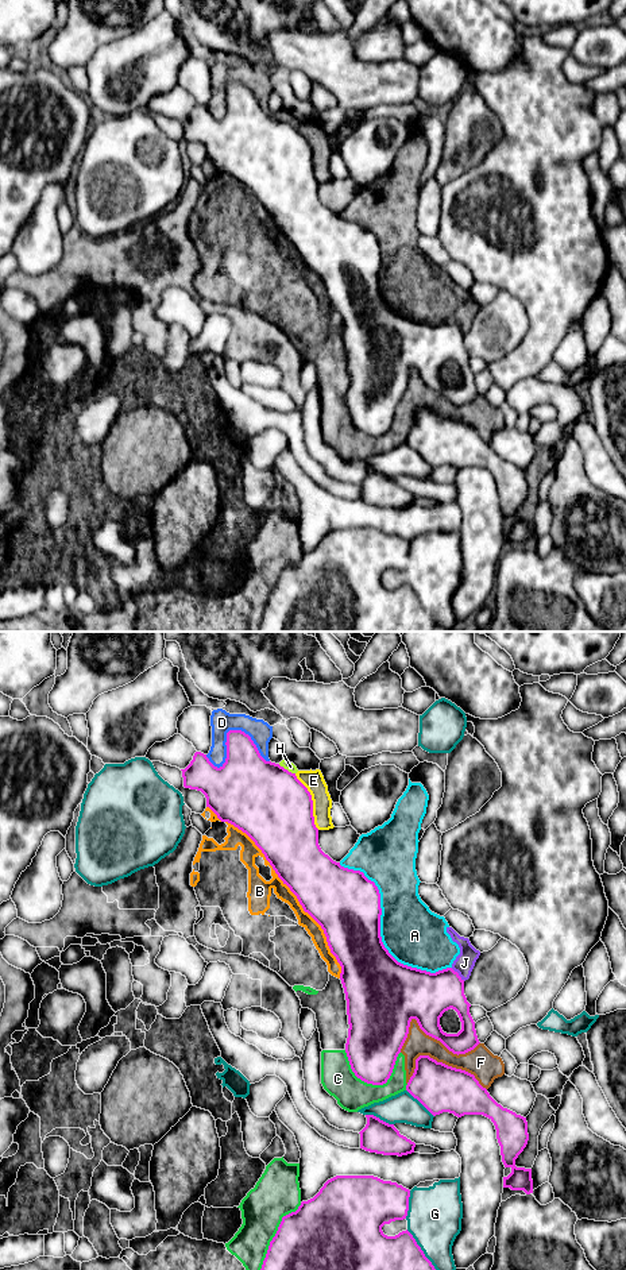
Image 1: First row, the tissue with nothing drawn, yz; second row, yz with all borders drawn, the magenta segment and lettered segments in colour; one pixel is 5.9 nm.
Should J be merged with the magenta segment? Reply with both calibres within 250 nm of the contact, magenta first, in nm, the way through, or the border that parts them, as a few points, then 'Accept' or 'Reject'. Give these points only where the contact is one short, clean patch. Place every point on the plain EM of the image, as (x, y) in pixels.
Thickness 300 nm (magenta) against 120 nm. Reject

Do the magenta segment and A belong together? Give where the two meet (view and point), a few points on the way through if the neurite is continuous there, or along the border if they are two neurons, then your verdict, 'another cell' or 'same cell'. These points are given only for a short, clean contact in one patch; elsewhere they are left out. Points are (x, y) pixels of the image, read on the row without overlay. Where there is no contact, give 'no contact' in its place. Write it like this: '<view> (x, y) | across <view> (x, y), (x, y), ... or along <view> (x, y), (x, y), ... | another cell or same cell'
yz (379, 284) | another cell

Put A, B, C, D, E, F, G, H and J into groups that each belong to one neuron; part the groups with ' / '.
A B C D E F H J / G

